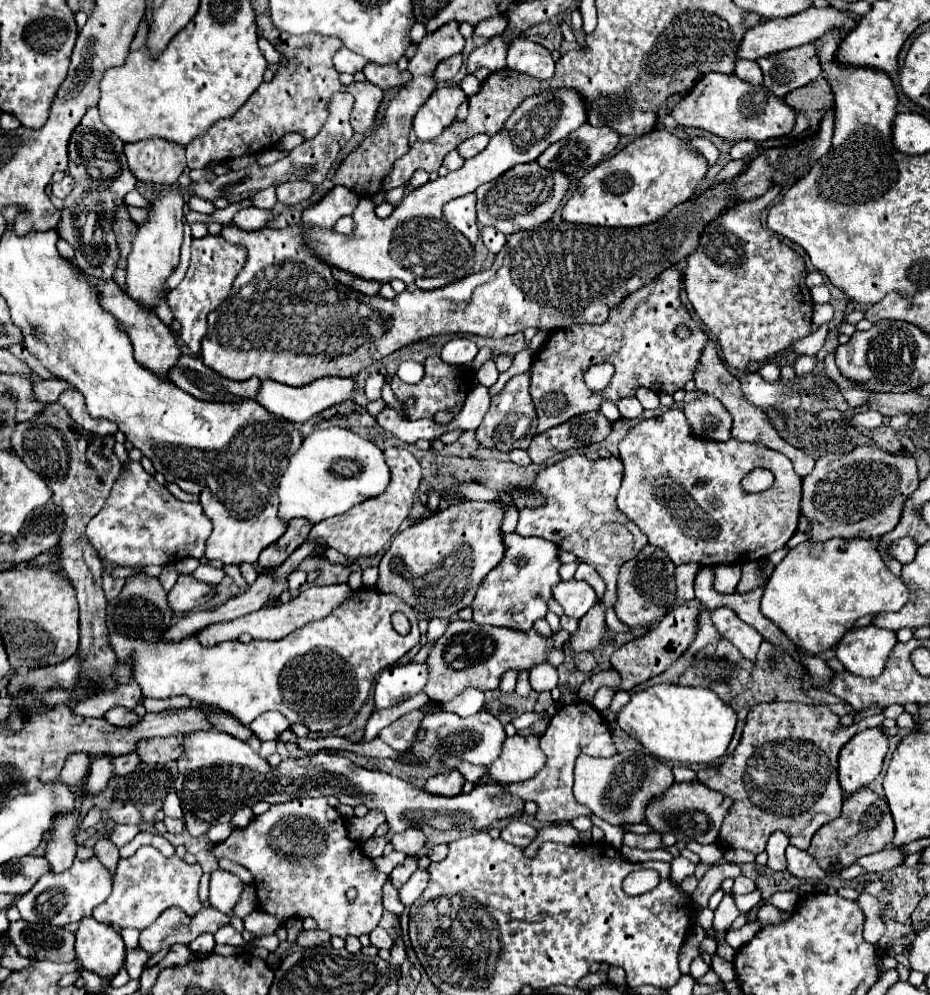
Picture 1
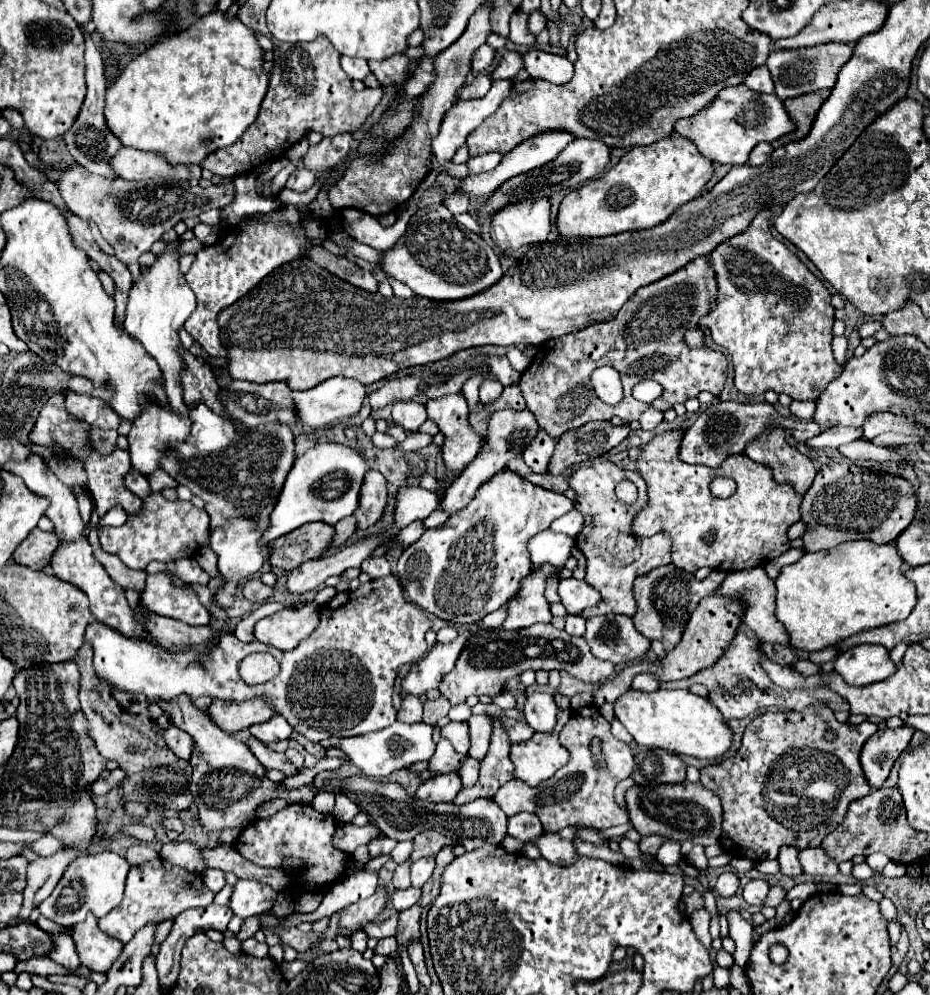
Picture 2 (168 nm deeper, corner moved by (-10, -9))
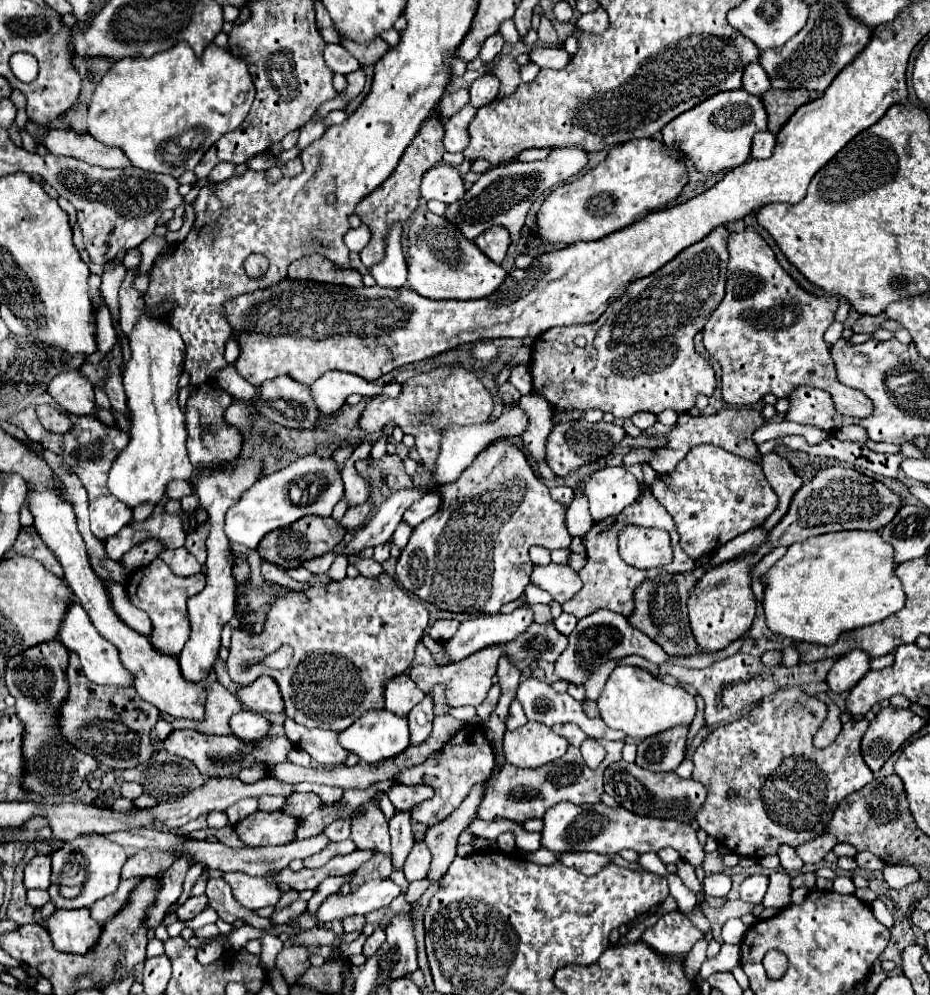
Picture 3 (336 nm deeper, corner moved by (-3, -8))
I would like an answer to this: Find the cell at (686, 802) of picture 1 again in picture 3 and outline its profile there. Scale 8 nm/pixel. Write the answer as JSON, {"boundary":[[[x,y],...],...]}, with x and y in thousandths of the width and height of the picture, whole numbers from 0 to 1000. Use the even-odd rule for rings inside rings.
{"boundary":[[[665,765],[649,775],[649,795],[671,813],[690,821],[720,821],[748,829],[748,817],[759,805],[759,793],[746,783],[733,783],[727,777],[701,777],[684,767]]]}

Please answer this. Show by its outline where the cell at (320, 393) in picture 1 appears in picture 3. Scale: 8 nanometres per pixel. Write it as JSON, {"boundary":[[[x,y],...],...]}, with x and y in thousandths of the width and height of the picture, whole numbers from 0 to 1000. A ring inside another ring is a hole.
{"boundary":[[[353,373],[333,387],[335,401],[340,403],[340,411],[344,411],[346,417],[363,415],[378,395],[387,395],[389,399],[402,399],[406,397],[406,391],[409,387],[396,385],[385,377],[370,373]]]}

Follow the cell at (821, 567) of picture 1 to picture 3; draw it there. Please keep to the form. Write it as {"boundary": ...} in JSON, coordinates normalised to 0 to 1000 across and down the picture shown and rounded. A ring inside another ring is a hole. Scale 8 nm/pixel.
{"boundary":[[[903,534],[856,546],[847,550],[845,558],[837,562],[819,580],[819,586],[824,590],[824,628],[830,636],[847,640],[852,644],[895,648],[908,634],[951,624],[974,608],[974,596],[970,594],[970,586],[963,580],[961,572],[961,552],[948,544],[944,534]]]}

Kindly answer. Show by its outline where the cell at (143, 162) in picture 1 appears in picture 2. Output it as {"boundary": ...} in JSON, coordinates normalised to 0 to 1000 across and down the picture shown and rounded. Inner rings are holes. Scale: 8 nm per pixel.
{"boundary":[[[130,147],[124,157],[117,161],[119,169],[128,179],[137,181],[158,181],[158,179],[197,179],[197,181],[214,181],[216,169],[210,165],[201,167],[180,167],[175,159],[169,155],[160,155],[145,149]]]}

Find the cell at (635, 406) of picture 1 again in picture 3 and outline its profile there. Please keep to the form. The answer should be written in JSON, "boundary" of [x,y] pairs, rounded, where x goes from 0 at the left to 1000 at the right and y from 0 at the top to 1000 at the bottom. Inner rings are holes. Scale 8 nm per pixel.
{"boundary":[[[684,415],[680,417],[680,425],[686,429],[686,431],[699,431],[703,425],[705,425],[705,417],[701,415]]]}

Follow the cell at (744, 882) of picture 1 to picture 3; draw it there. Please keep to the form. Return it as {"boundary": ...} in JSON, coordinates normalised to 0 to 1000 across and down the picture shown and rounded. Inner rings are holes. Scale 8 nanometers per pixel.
{"boundary":[[[806,879],[796,889],[796,904],[813,910],[819,908],[826,893],[826,881],[824,879]]]}

